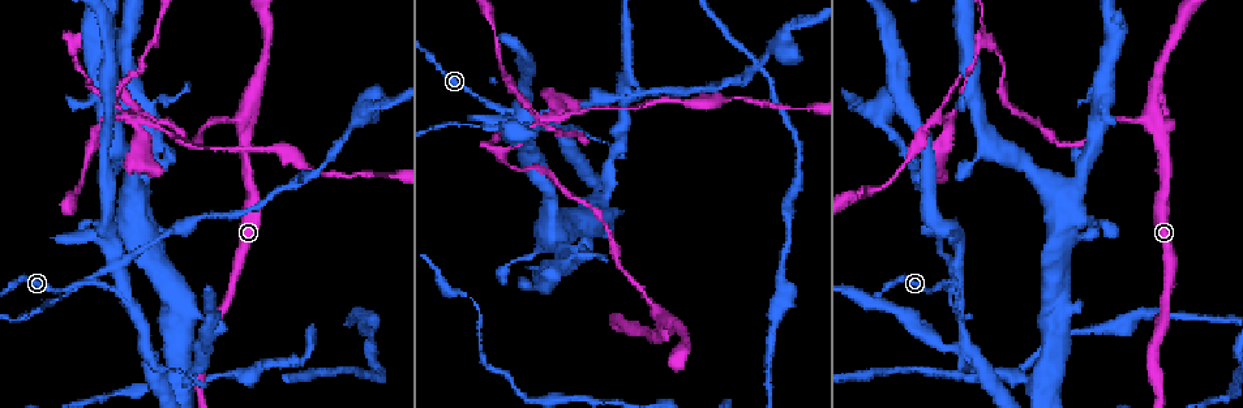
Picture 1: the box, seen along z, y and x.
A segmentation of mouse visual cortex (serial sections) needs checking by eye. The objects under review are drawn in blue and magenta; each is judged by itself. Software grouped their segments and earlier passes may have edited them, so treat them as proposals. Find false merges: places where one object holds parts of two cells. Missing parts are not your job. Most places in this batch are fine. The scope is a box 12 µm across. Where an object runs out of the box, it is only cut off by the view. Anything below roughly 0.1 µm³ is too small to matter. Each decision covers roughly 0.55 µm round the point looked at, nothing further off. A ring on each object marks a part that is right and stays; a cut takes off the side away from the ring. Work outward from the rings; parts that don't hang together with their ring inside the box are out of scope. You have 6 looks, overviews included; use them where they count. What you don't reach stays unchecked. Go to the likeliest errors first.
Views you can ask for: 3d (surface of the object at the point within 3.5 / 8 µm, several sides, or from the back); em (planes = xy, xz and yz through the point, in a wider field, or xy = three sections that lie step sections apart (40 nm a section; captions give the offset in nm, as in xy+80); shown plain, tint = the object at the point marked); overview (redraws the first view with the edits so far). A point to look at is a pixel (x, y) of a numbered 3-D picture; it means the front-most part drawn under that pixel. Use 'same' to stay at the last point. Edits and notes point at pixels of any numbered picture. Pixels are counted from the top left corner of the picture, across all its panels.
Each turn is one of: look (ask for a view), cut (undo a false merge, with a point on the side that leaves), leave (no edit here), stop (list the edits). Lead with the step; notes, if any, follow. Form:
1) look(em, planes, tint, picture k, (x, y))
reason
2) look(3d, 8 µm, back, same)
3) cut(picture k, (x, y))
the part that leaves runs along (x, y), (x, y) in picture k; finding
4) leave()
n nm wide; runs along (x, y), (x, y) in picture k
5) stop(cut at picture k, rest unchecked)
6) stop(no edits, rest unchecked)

look(3d, 3.5 µm, picture 1, (950, 279))
sharp bend

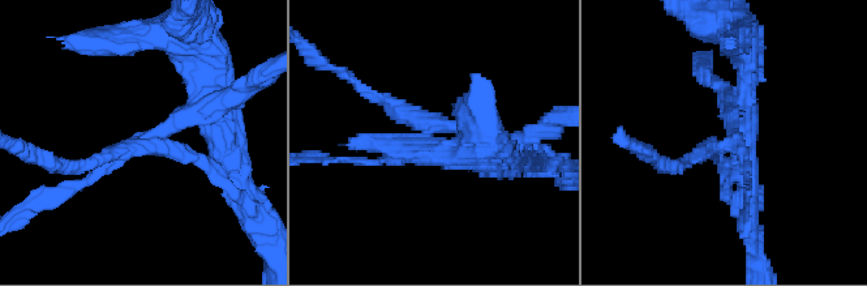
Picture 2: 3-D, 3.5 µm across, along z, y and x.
look(em, xy, step 5, tint, picture 2, (731, 142))
now the EM

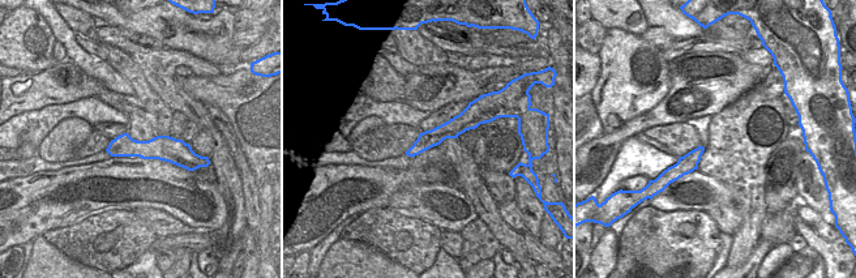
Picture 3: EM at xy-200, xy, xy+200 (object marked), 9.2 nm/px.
cut(picture 2, (389, 157))
the part that leaves runs along (425, 135), (501, 162) in picture 2; two cells meet here

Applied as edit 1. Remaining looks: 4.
look(3d, 3.5 µm, picture 1, (1151, 117))
arms part here

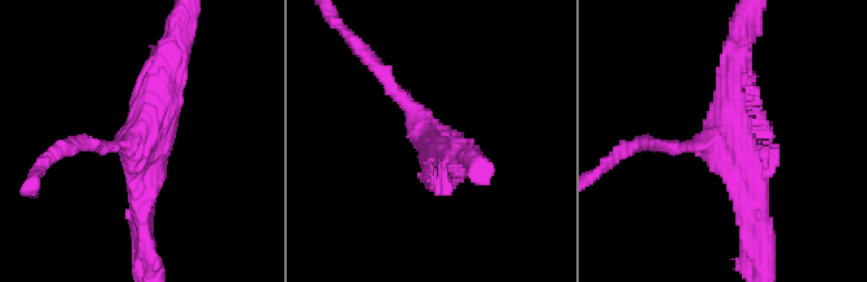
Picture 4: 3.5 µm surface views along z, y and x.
look(em, xy, step 1, tint, picture 4, (727, 142))

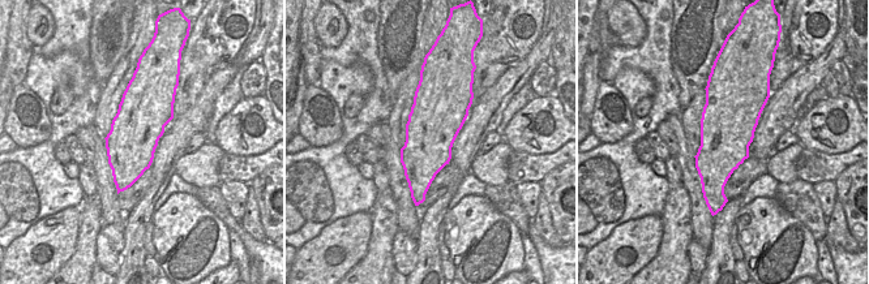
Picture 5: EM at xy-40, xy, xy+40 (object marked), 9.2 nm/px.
leave()
continuous, no second cell

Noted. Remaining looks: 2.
stop(cut at picture 2, rest unchecked)

